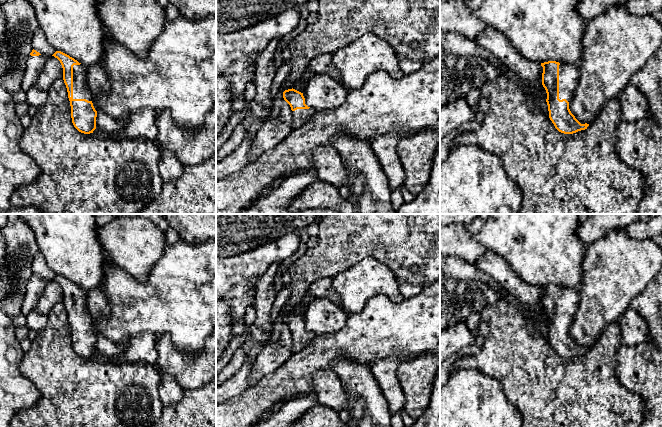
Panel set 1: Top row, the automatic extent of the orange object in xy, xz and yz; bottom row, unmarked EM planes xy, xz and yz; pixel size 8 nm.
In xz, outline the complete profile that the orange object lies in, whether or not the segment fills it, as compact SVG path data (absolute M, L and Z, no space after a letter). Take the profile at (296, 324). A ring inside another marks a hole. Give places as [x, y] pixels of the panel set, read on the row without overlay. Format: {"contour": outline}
{"contour": "M288 313L283 316L284 324L290 329L292 334L292 352L301 351L305 348L315 337L315 334L305 328L303 317Z"}

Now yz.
{"contour": "M548 285L541 287L541 290L549 342L555 352L564 358L587 353L590 347L579 346L569 333L569 326L579 305L578 288Z"}

